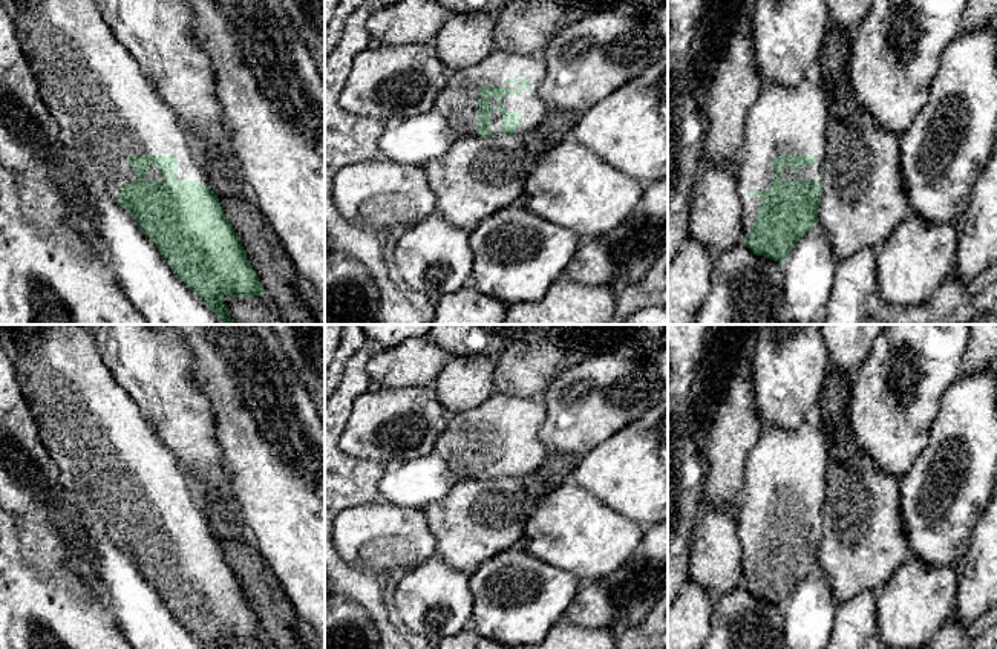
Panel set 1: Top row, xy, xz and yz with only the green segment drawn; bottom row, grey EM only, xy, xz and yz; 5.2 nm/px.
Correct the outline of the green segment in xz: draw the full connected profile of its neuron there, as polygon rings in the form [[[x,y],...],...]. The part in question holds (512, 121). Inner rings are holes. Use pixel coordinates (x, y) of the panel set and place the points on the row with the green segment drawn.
[[[495,49],[478,64],[452,70],[435,99],[433,110],[447,119],[456,138],[524,135],[538,127],[550,112],[539,98],[539,87],[545,73],[544,52],[519,55]]]

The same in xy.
[[[17,0],[11,8],[20,47],[35,77],[41,99],[60,122],[61,133],[92,159],[103,173],[110,194],[159,248],[178,279],[217,315],[222,324],[236,324],[222,297],[260,297],[265,289],[247,259],[239,236],[225,217],[178,115],[158,96],[139,64],[107,26],[96,0]]]

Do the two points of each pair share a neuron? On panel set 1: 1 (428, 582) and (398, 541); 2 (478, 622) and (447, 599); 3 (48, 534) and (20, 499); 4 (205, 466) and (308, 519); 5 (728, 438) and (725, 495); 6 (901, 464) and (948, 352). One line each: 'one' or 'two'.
1: two
2: two
3: one
4: two
5: one
6: one

